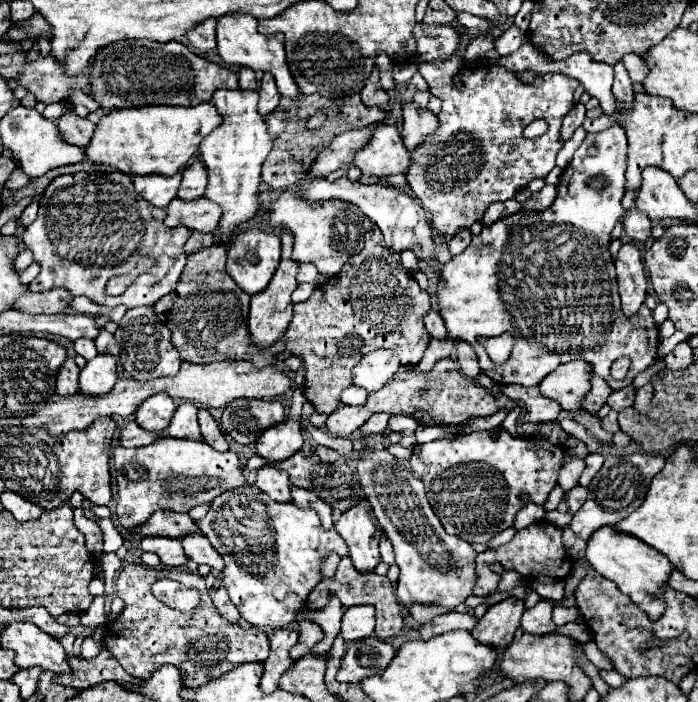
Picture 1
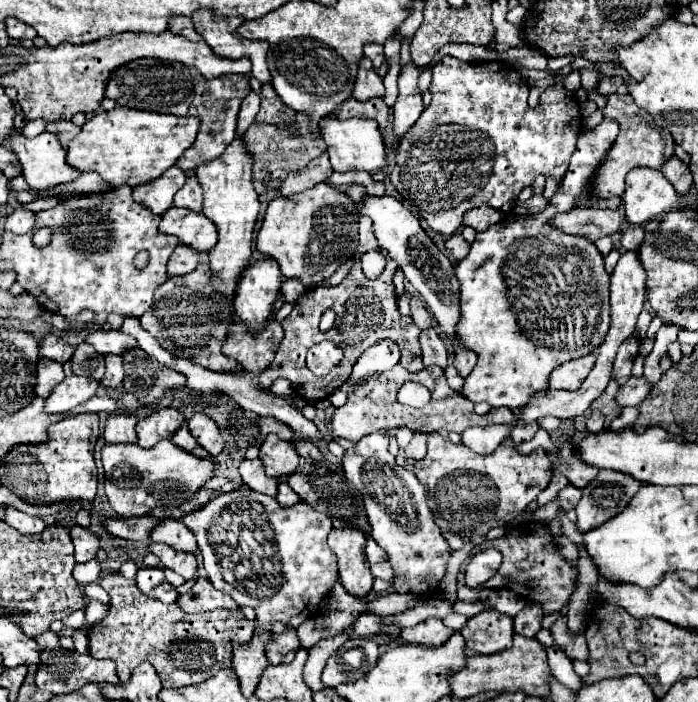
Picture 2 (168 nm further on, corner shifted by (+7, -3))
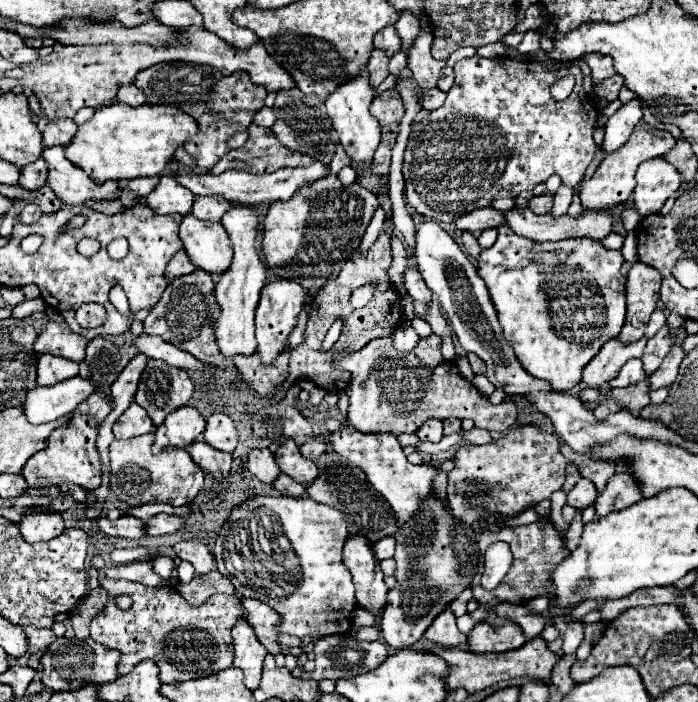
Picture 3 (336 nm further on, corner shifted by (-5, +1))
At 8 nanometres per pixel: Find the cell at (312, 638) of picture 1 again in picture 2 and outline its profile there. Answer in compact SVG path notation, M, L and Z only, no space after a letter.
M274 623L272 625L272 633L276 635L276 639L272 643L266 645L266 655L268 655L268 661L272 665L280 665L282 659L290 653L290 651L296 651L300 649L300 639L296 635L296 629L290 627L290 625L282 625L282 623Z

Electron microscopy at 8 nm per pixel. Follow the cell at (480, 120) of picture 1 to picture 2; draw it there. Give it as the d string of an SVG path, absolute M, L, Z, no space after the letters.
M442 57L434 67L432 67L432 83L430 83L430 89L432 93L432 103L424 109L424 113L420 115L420 119L412 125L412 129L400 139L398 143L398 149L396 149L396 165L390 173L392 177L392 183L394 187L398 189L398 193L412 205L418 209L420 217L428 223L430 229L434 229L436 233L444 235L444 237L450 237L452 233L456 233L460 227L462 227L462 217L468 209L474 209L478 205L490 205L494 209L500 209L504 203L508 201L516 201L518 193L524 189L524 187L530 187L534 183L534 179L538 175L544 175L544 177L554 177L556 181L562 179L562 175L566 173L568 169L568 161L570 161L570 155L576 147L576 139L582 131L582 117L580 117L580 109L578 109L578 103L576 99L562 87L562 85L552 85L548 87L542 95L540 95L540 103L536 107L530 107L528 105L528 83L520 77L520 73L512 67L512 65L504 65L500 61L486 61L486 63L468 63L468 61L460 61L456 57Z

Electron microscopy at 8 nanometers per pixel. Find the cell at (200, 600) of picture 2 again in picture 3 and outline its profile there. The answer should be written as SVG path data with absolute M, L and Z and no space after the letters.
M208 571L204 575L194 575L194 579L188 585L178 585L178 593L194 607L198 607L200 603L204 603L204 599L208 599L210 595L216 593L226 593L232 595L234 593L234 585L228 577L220 575L218 571Z

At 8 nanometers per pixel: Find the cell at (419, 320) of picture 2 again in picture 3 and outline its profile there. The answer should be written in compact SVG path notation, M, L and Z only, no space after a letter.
M408 267L402 275L402 281L404 281L404 287L410 293L410 297L414 297L418 301L430 301L432 291L426 287L420 271L416 271L414 267Z

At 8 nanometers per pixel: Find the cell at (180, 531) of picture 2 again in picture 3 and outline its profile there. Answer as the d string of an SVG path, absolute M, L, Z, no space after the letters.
M160 513L160 515L152 517L150 521L146 521L146 529L144 529L144 531L146 531L146 535L156 537L156 535L174 533L174 531L178 531L178 529L182 529L182 527L184 527L184 519L182 519L182 517Z

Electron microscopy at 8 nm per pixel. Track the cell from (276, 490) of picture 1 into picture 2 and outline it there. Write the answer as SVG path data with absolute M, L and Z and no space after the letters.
M244 459L242 465L240 465L240 475L242 475L244 483L246 483L252 491L258 491L258 493L276 497L280 479L268 477L268 475L264 473L264 465L260 463L260 459L252 459L252 461Z

